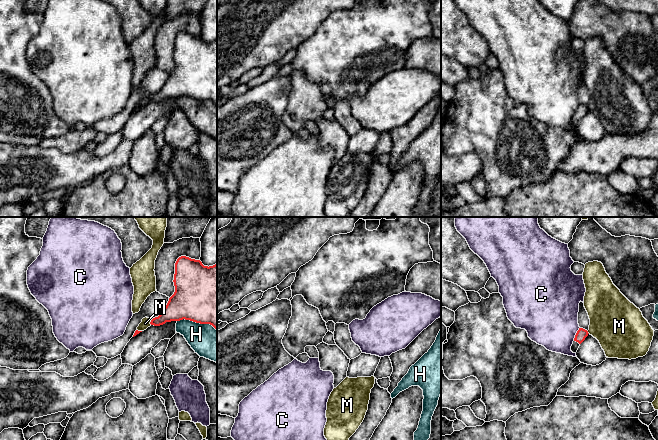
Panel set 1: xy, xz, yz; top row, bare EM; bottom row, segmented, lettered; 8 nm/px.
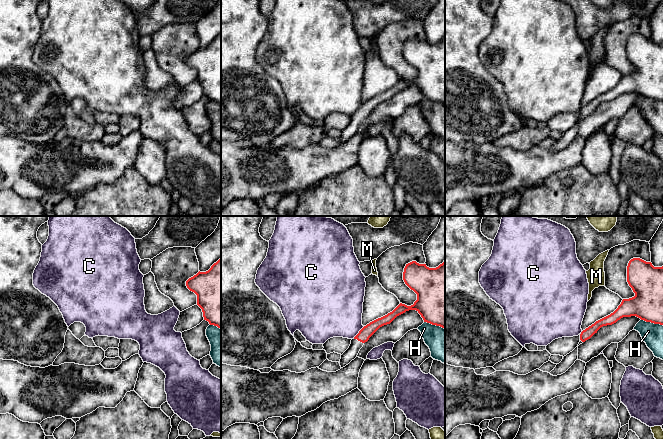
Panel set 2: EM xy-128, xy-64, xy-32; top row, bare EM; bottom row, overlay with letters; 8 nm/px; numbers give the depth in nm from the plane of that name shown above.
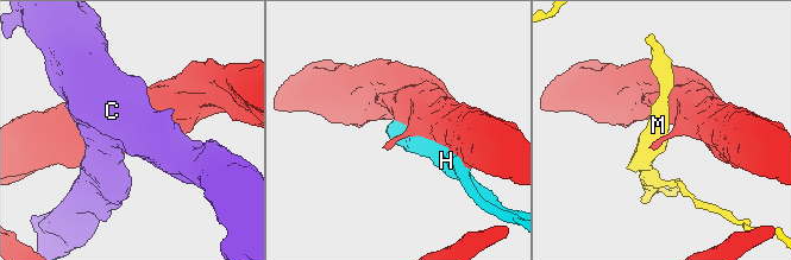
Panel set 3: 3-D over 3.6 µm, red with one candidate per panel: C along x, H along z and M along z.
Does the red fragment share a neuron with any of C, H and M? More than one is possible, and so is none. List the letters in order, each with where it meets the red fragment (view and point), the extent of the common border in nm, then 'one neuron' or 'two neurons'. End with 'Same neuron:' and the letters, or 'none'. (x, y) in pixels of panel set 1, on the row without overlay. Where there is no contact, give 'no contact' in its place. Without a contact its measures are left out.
C: contact yz (576, 110); length 120 nm; two neurons
H: contact xy (197, 98); length 340 nm; two neurons
M: contact xy (150, 98); length 50 nm; two neurons
Same neuron: none

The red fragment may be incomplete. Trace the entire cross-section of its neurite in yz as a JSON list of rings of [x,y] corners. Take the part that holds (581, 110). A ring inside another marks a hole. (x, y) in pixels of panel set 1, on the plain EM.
[[[579,104],[579,106],[577,107],[573,120],[571,122],[571,127],[573,129],[576,129],[580,120],[585,116],[585,114],[588,112],[588,107],[583,105],[583,104]]]

